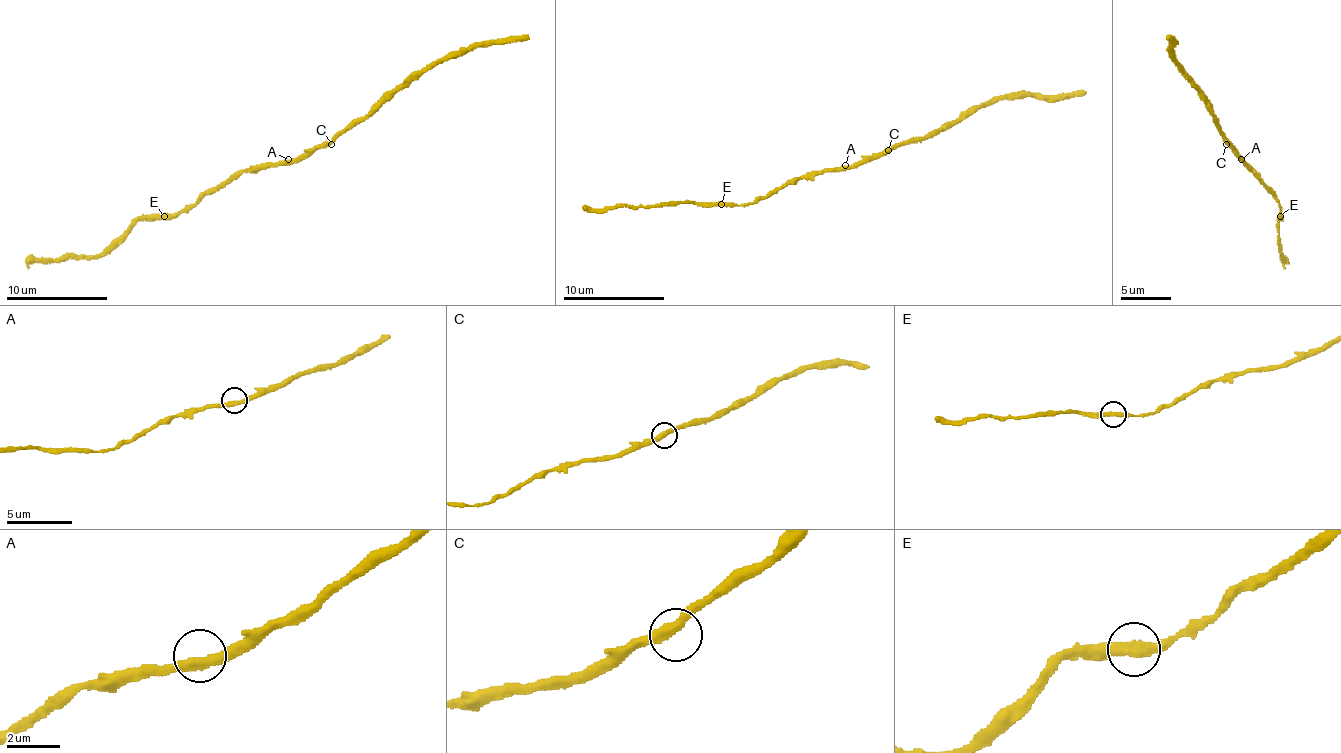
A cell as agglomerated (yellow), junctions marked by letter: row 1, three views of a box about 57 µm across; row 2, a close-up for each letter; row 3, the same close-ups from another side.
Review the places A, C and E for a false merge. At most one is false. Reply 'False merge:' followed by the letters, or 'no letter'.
False merge: no letter

